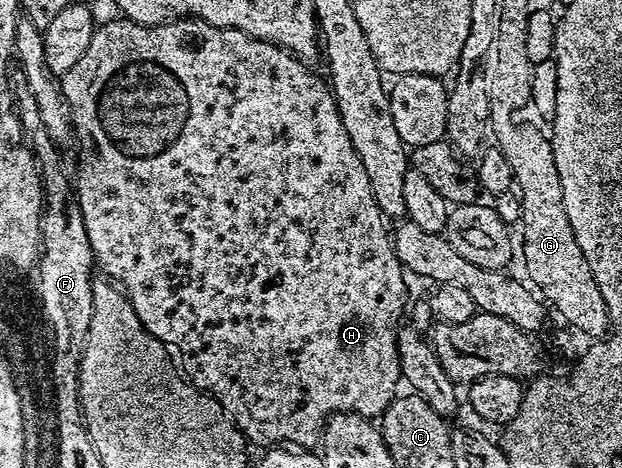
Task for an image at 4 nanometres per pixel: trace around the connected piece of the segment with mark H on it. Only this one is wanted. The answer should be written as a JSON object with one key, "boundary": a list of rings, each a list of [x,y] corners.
{"boundary":[[[196,17],[164,21],[159,25],[141,25],[129,19],[115,19],[112,23],[95,28],[92,43],[88,43],[88,51],[84,51],[84,55],[80,55],[80,63],[76,63],[76,67],[72,67],[60,77],[62,93],[66,96],[77,136],[80,141],[82,137],[82,145],[86,148],[86,154],[83,155],[82,162],[78,165],[76,196],[84,219],[84,227],[88,231],[88,243],[94,252],[97,268],[99,270],[102,268],[106,272],[103,274],[109,280],[121,286],[126,297],[132,303],[140,323],[152,336],[157,337],[167,346],[175,347],[174,345],[178,345],[176,357],[186,380],[202,392],[215,397],[222,404],[222,409],[226,414],[233,419],[234,425],[242,432],[247,442],[254,444],[255,441],[256,444],[262,445],[261,447],[274,447],[279,443],[289,443],[294,447],[317,446],[327,421],[336,413],[359,413],[361,417],[381,418],[399,392],[398,385],[400,386],[402,381],[396,335],[400,328],[400,322],[403,320],[403,318],[401,319],[402,308],[405,310],[408,305],[408,300],[406,301],[407,274],[394,250],[391,230],[372,195],[372,187],[368,183],[368,171],[364,171],[364,163],[360,163],[360,155],[356,155],[356,147],[352,147],[352,139],[348,139],[348,131],[344,131],[344,123],[340,119],[338,104],[334,102],[334,94],[329,84],[323,78],[321,81],[306,65],[309,64],[305,60],[295,57],[290,50],[283,49],[282,46],[273,41],[262,41],[261,38],[253,37],[240,29],[221,29],[207,21],[200,21]]]}

